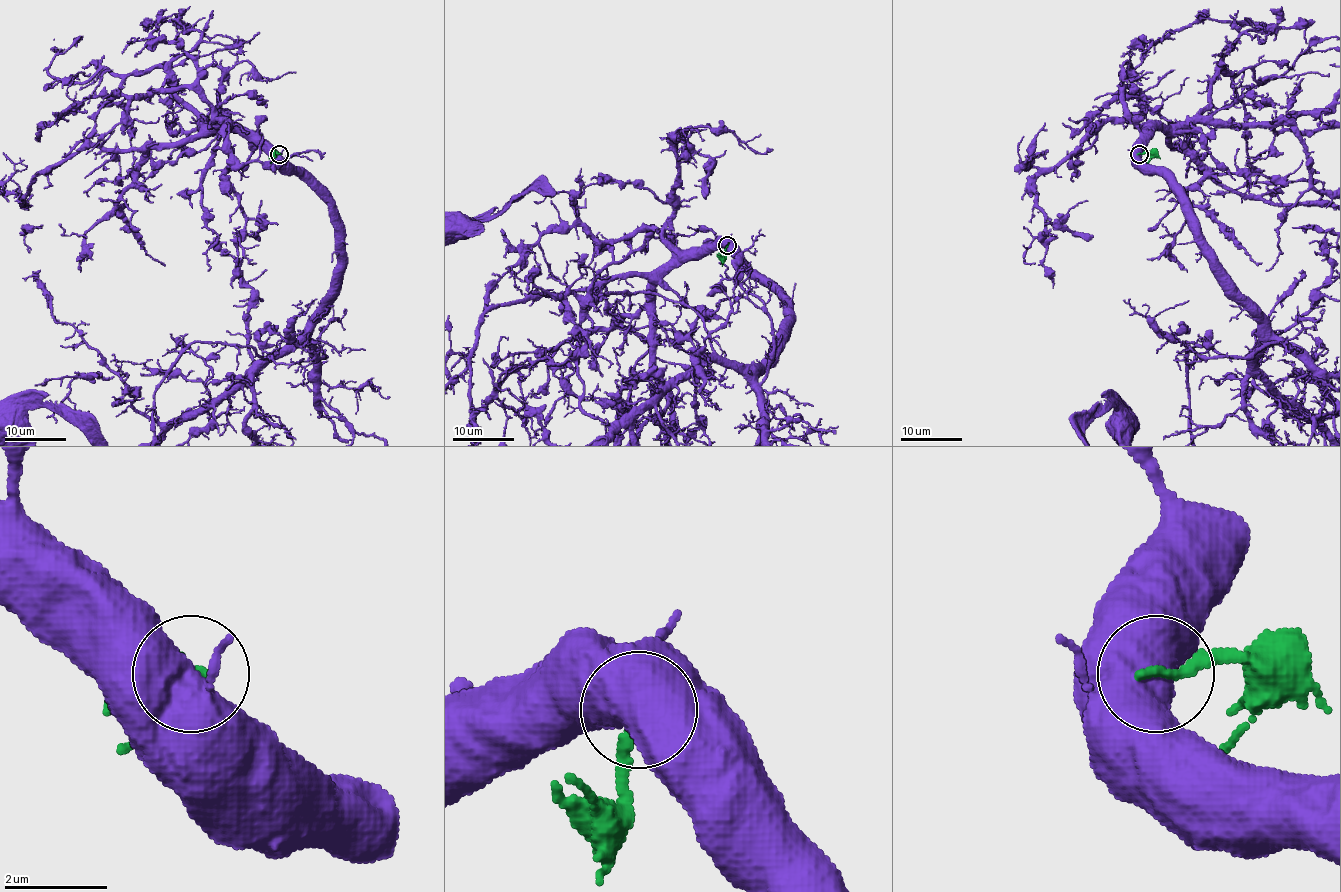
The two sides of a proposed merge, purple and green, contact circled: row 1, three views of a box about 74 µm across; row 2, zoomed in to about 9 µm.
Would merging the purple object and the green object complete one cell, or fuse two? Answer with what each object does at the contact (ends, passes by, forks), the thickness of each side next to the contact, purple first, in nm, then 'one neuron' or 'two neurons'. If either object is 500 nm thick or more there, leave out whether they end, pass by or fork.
calibres 750 and 240 nm; two neurons

